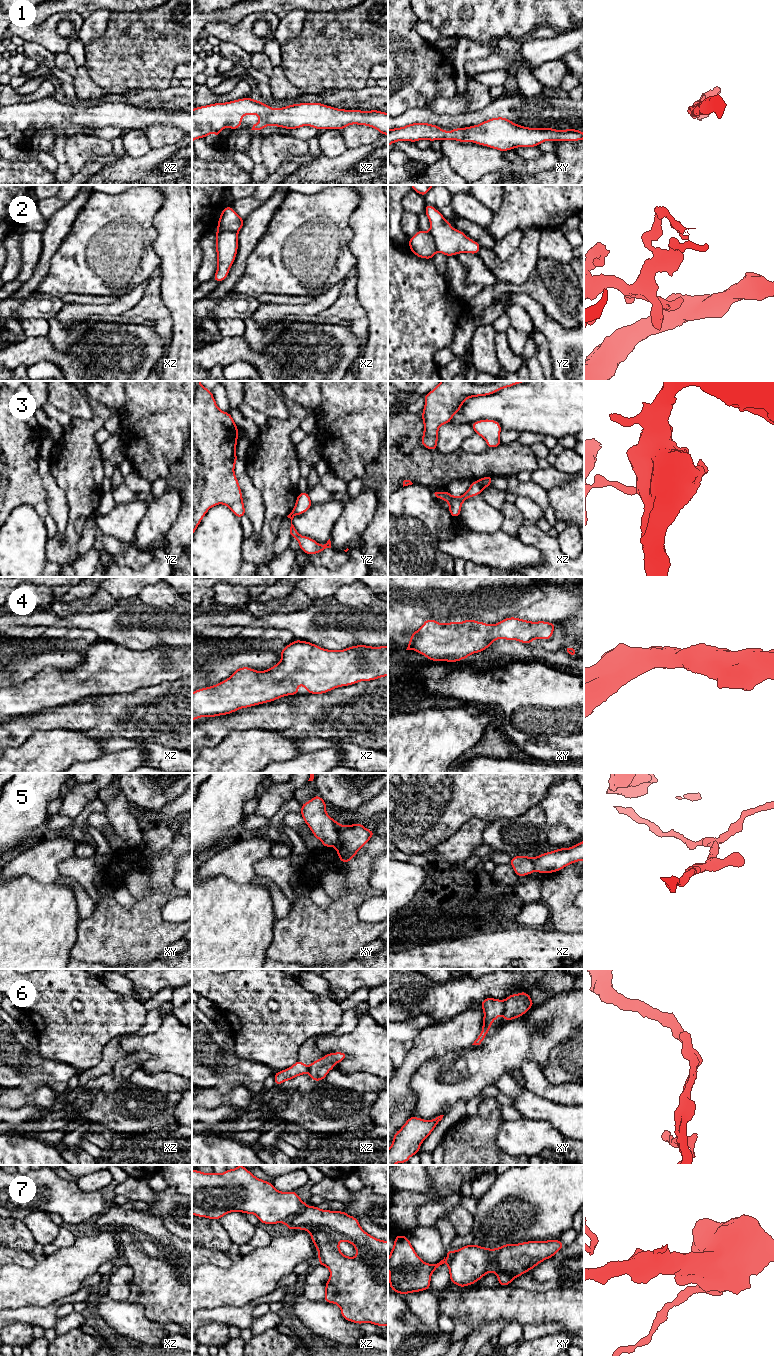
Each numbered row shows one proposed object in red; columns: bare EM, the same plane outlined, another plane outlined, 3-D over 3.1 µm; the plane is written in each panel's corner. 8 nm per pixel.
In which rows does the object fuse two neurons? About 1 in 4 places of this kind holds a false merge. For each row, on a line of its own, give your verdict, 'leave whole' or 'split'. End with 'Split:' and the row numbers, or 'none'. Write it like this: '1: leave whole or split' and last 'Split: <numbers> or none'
1: leave whole
2: split
3: split
4: leave whole
5: split
6: split
7: leave whole
Split: 2, 3, 5, 6

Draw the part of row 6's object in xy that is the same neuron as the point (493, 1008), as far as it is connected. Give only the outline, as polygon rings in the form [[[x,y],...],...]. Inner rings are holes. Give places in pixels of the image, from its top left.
[[[491,997],[485,998],[481,1002],[481,1007],[484,1012],[482,1031],[472,1045],[480,1045],[484,1041],[485,1036],[490,1034],[488,1030],[492,1027],[492,1022],[503,1014],[505,1010],[504,1000]]]

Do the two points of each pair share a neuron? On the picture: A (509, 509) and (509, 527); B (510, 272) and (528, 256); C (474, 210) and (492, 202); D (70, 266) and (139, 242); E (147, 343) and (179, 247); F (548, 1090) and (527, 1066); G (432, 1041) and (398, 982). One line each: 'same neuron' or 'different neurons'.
A: same neuron
B: same neuron
C: different neurons
D: same neuron
E: different neurons
F: same neuron
G: different neurons

